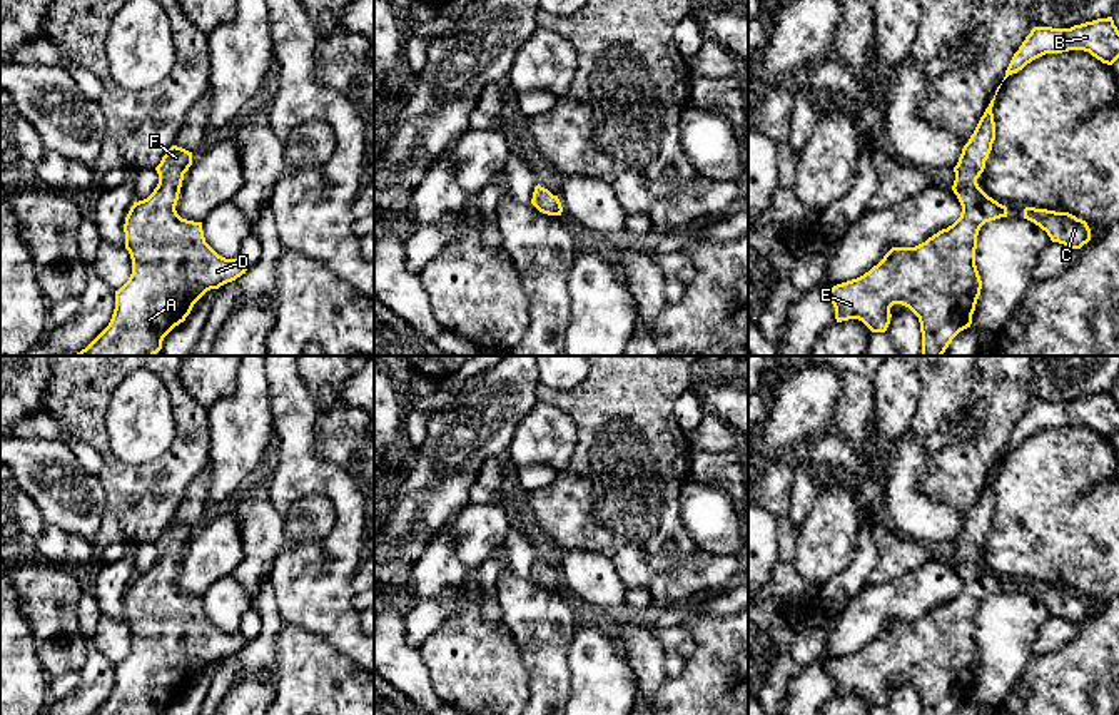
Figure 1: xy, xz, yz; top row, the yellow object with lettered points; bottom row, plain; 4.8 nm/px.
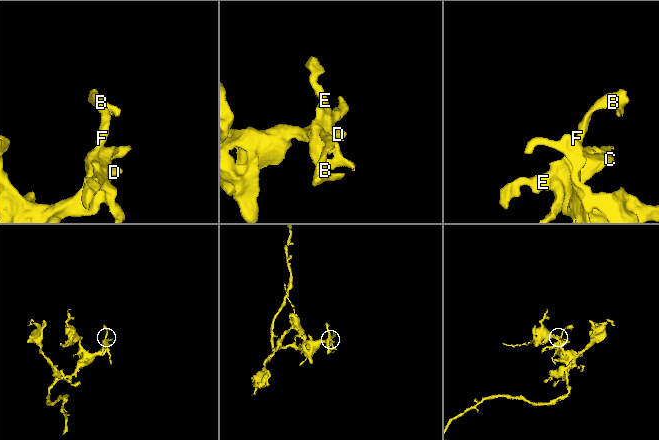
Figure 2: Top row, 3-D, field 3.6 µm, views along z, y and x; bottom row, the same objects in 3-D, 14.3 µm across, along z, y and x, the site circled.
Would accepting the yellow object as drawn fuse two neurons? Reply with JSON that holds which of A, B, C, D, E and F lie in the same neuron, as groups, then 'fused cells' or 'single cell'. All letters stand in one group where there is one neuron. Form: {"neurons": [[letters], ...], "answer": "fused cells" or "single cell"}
{"neurons": [["A", "B", "C", "D", "E", "F"]], "answer": "single cell"}

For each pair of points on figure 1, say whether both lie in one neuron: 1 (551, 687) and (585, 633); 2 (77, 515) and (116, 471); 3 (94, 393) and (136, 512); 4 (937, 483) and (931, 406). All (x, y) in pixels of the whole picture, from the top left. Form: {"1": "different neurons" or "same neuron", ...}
{"1": "different neurons", "2": "different neurons", "3": "same neuron", "4": "same neuron"}

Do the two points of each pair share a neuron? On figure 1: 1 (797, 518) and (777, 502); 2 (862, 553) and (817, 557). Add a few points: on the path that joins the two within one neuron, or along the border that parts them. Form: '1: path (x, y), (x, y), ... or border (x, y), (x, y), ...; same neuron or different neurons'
1: border (794, 473), (790, 522), (797, 528); different neurons
2: border (860, 515), (860, 532), (854, 558), (827, 580); different neurons

